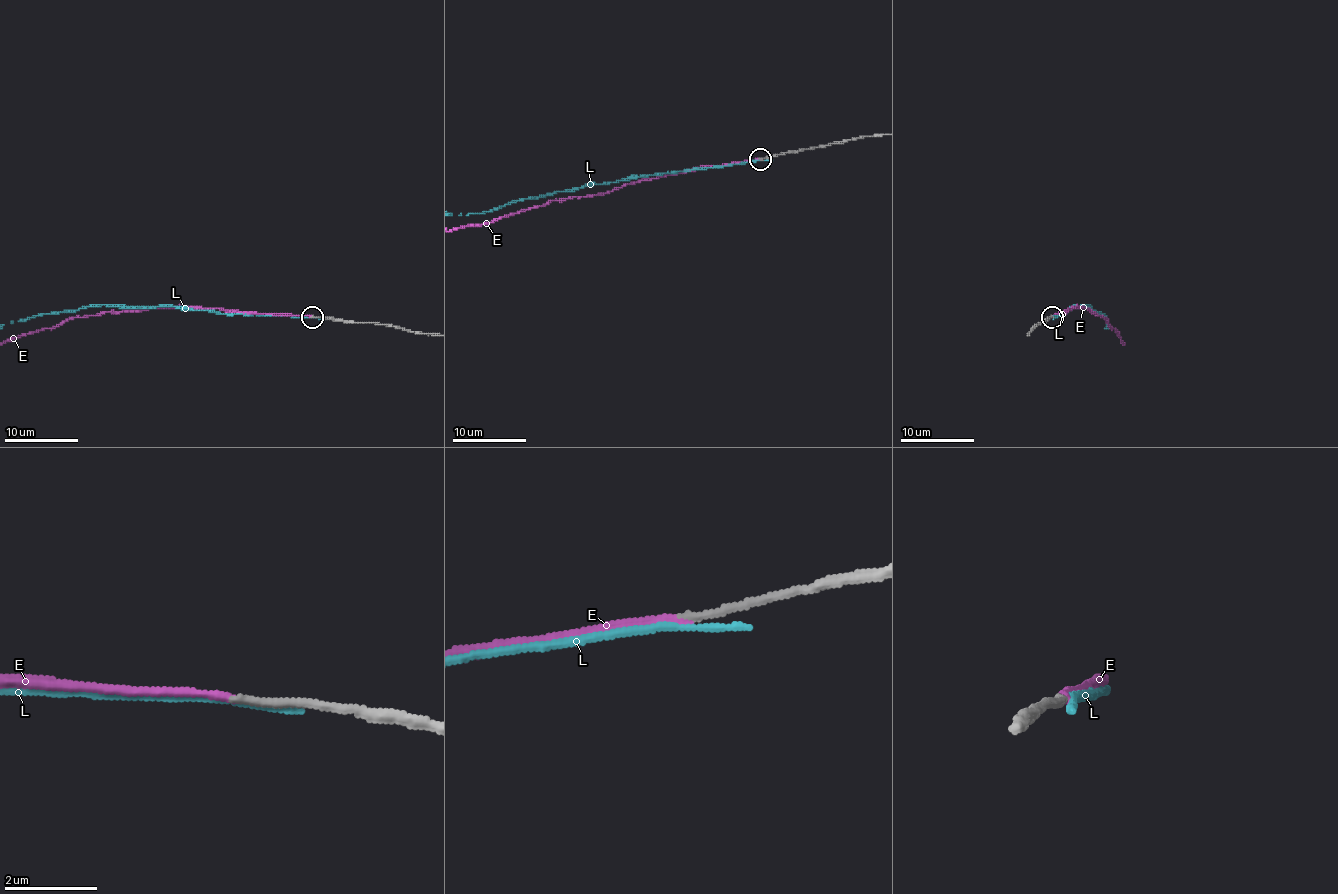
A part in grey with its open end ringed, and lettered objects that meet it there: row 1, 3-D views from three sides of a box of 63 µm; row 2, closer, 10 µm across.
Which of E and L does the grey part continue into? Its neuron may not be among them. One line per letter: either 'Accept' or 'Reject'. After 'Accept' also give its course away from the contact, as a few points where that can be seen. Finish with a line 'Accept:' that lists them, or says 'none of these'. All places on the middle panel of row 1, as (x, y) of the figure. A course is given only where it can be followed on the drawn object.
E: Accept
L: Reject
Accept: E

